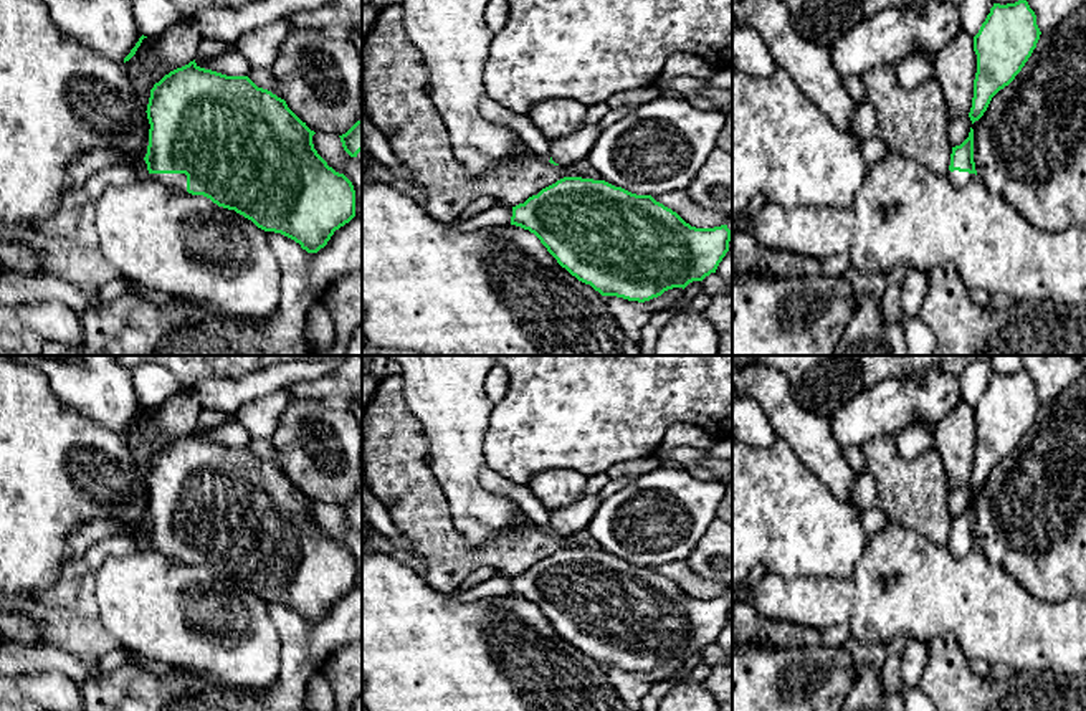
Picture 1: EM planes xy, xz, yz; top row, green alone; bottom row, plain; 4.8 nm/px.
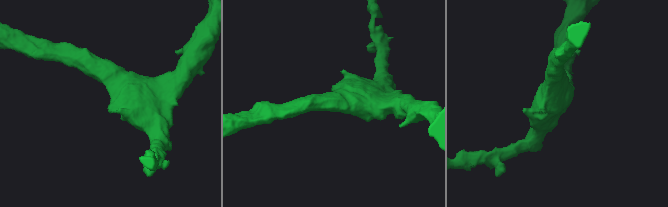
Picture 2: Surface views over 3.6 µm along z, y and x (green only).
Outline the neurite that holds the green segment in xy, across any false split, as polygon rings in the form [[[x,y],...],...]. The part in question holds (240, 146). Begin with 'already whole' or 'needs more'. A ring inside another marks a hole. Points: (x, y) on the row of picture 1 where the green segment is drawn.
needs more; [[[195,60],[165,74],[150,89],[149,146],[142,167],[106,167],[93,174],[81,198],[96,203],[109,185],[154,180],[203,195],[235,210],[264,231],[281,233],[317,253],[336,230],[355,217],[352,182],[317,154],[312,136],[286,104],[248,76],[226,76],[200,68]]]

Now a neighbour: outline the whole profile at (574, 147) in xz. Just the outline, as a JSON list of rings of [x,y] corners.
[[[598,124],[582,126],[577,132],[557,141],[549,141],[550,157],[555,164],[565,167],[587,157],[598,134]]]

